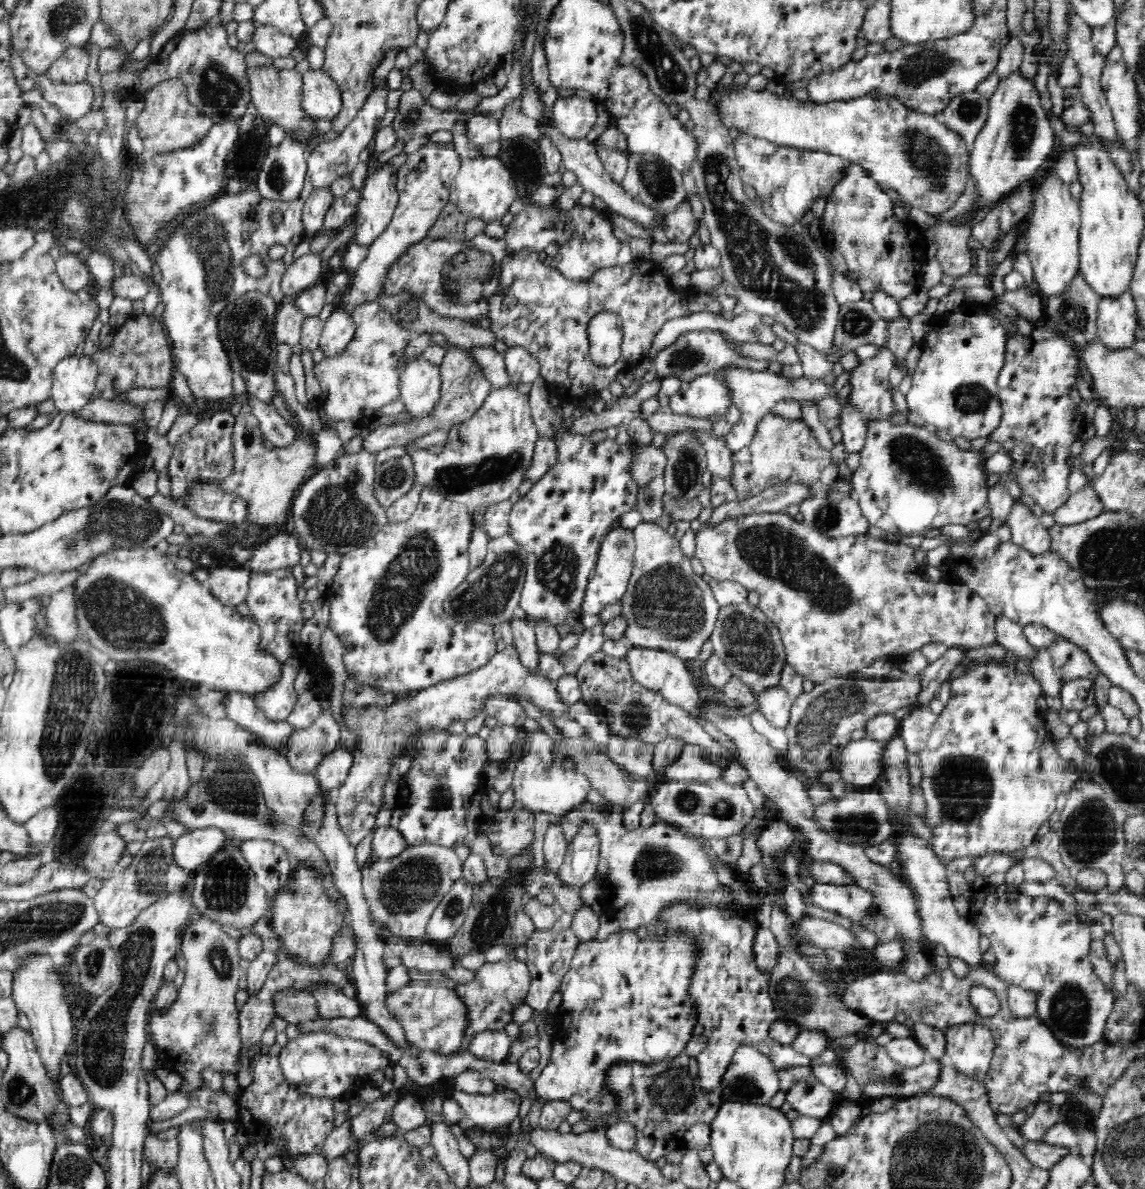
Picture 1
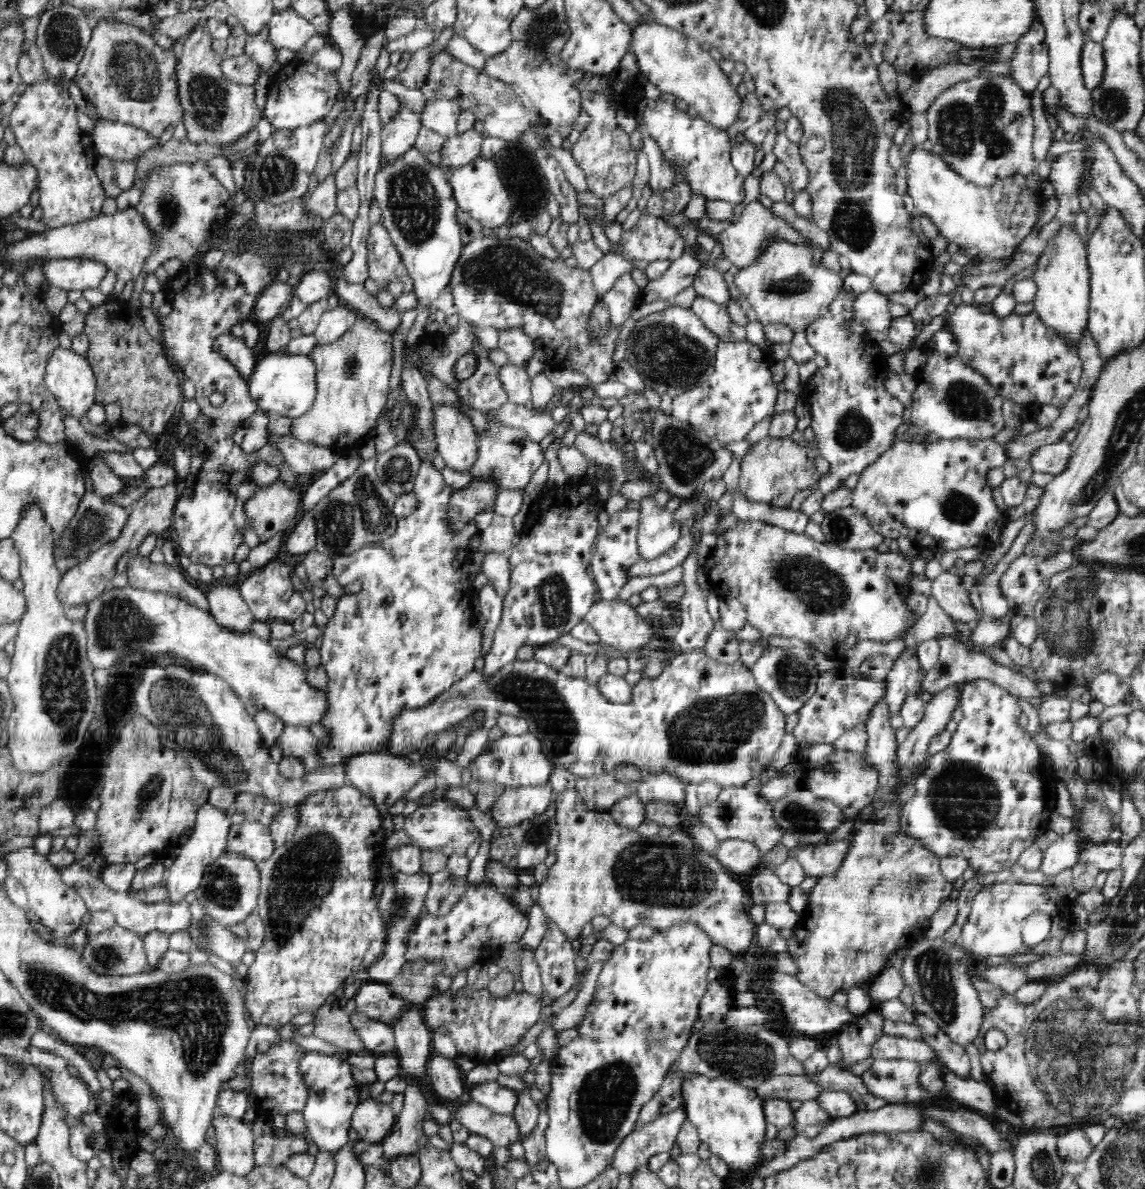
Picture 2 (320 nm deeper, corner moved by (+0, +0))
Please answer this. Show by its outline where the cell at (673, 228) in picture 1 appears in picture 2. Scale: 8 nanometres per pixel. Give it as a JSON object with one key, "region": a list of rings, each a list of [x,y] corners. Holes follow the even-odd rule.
{"region":[[[646,137],[643,139],[642,149],[649,160],[650,178],[648,184],[652,192],[670,190],[675,181],[674,167],[664,157],[660,145],[656,143],[654,137]]]}

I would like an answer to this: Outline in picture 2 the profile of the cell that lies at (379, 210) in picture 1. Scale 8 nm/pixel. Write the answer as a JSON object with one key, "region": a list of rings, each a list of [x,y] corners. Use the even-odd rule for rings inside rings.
{"region":[[[402,105],[390,122],[381,128],[380,167],[414,147],[420,128],[420,115]]]}

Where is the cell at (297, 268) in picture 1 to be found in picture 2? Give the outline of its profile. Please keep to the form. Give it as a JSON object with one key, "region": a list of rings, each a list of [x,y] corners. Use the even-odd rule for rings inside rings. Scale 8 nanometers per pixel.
{"region":[[[275,280],[274,284],[266,287],[254,303],[254,322],[258,325],[268,324],[281,314],[283,308],[290,302],[294,295],[294,287],[288,285],[288,282]]]}

